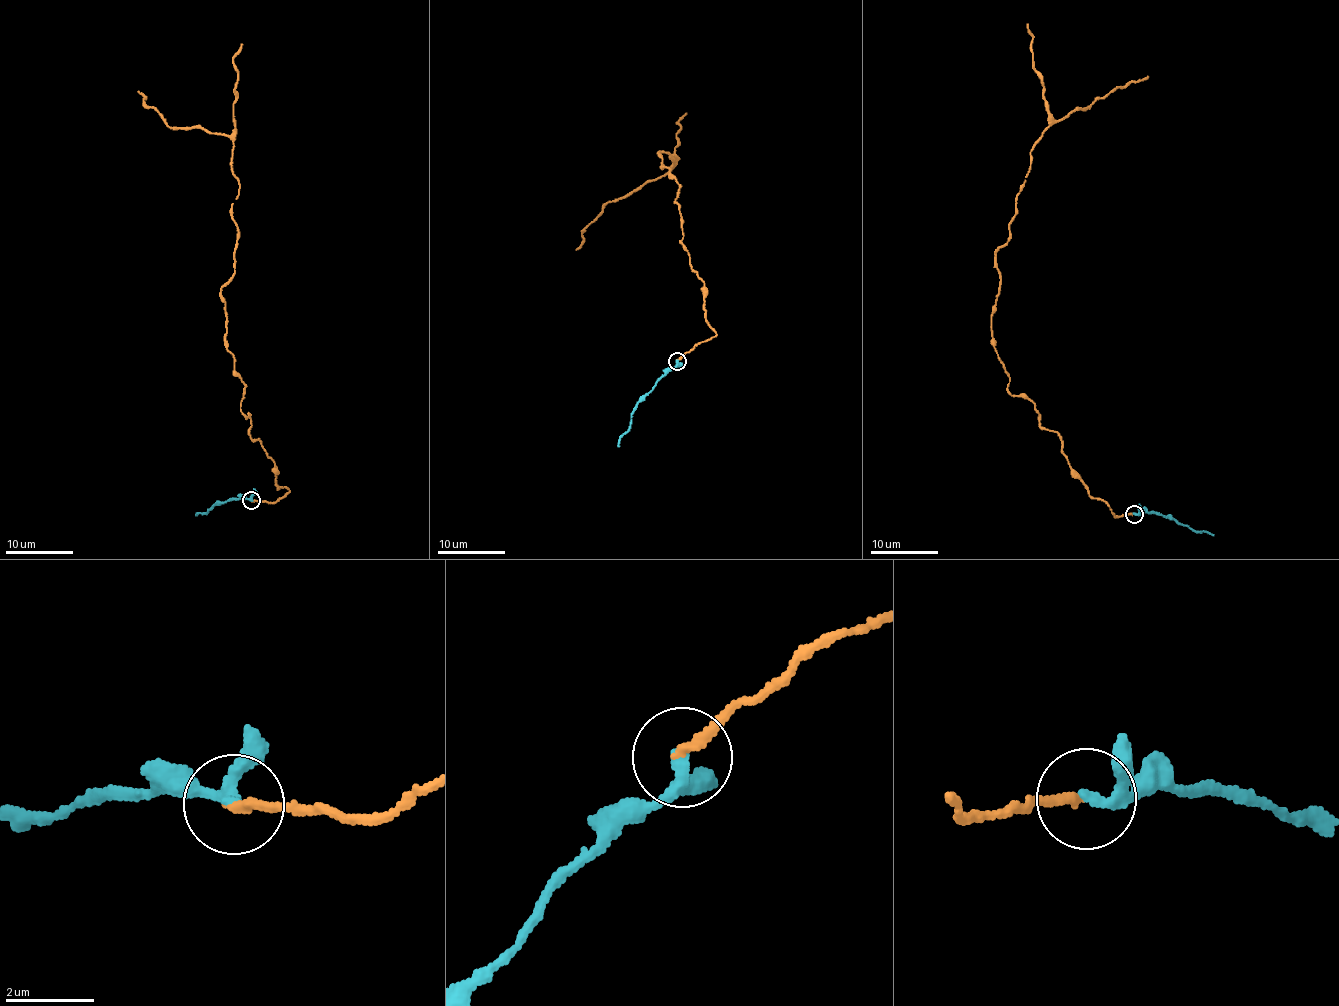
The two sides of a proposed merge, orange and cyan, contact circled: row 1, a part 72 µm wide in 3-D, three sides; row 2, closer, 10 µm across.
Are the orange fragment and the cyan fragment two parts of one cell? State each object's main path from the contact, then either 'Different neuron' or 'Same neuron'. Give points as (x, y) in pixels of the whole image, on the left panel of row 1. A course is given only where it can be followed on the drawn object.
Course of orange: (252, 501), (289, 490), (251, 438), (229, 351), (221, 294), (238, 229), (232, 142), (169, 127), (137, 91). Course of cyan: (252, 501), (240, 497), (219, 502), (208, 511), (195, 515). Same neuron

